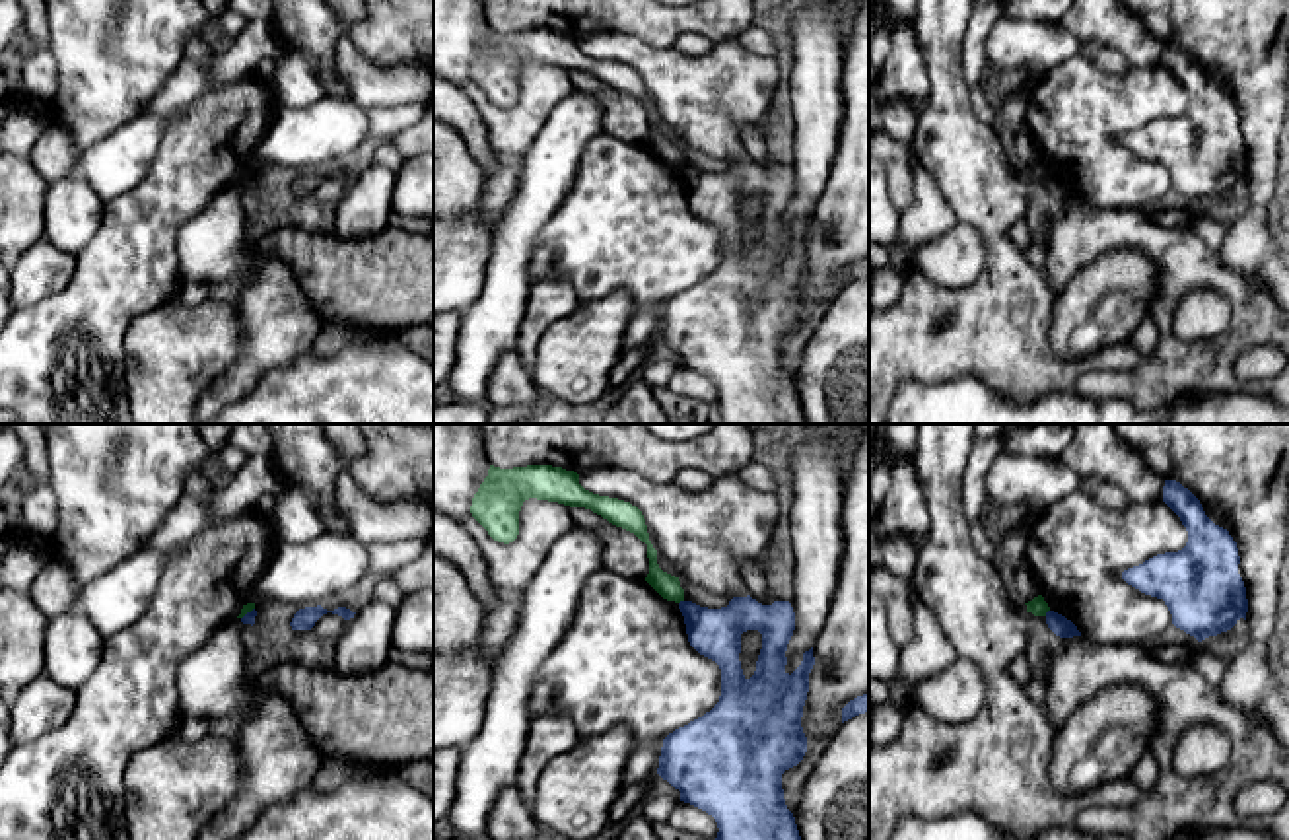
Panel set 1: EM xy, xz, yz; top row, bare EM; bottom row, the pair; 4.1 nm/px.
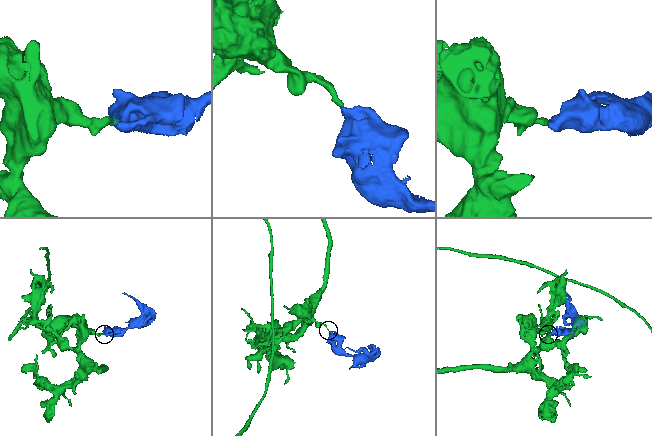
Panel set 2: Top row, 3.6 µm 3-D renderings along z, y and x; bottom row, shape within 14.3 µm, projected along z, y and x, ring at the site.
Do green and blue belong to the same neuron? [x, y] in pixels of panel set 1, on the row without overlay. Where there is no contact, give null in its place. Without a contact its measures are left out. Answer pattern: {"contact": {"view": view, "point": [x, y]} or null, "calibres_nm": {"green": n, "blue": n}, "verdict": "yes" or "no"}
{"contact": {"view": "yz", "point": [1046, 175]}, "calibres_nm": {"green": 80, "blue": 80}, "verdict": "no"}

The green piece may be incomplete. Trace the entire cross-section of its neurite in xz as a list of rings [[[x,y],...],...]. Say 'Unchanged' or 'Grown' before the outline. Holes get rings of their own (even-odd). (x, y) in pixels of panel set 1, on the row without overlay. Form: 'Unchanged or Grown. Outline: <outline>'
Unchanged. Outline: [[[490,29],[488,41],[472,62],[470,78],[488,99],[509,109],[519,99],[519,76],[525,64],[548,64],[570,72],[585,72],[609,88],[634,97],[647,109],[649,138],[645,146],[667,165],[684,165],[679,142],[657,128],[642,76],[630,66],[599,60],[579,49],[579,39],[552,29],[500,33]]]

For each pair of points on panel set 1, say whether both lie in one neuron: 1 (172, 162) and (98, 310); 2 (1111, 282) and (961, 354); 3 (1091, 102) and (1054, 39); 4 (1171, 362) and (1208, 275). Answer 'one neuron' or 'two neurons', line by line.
1: one neuron
2: two neurons
3: two neurons
4: one neuron

